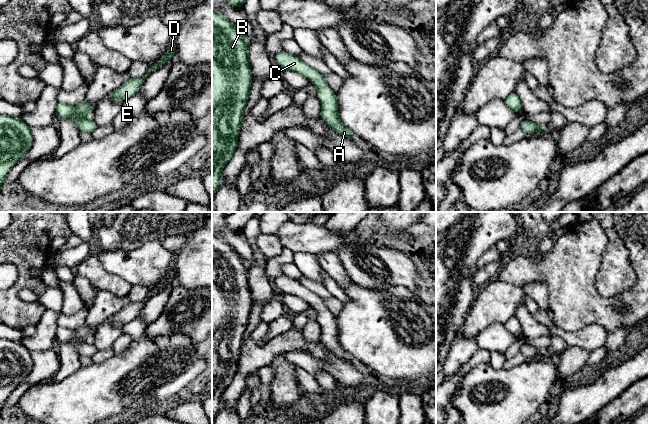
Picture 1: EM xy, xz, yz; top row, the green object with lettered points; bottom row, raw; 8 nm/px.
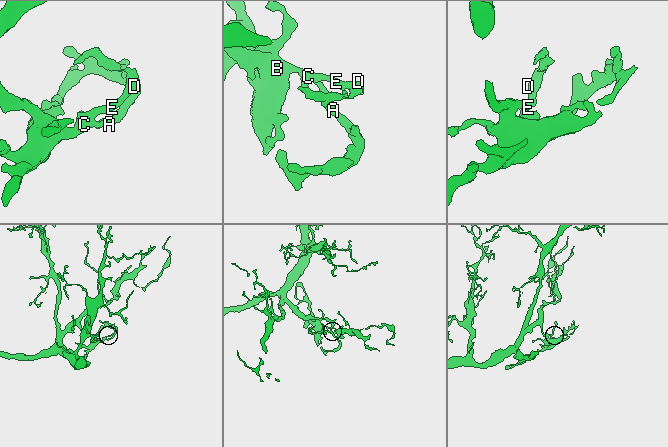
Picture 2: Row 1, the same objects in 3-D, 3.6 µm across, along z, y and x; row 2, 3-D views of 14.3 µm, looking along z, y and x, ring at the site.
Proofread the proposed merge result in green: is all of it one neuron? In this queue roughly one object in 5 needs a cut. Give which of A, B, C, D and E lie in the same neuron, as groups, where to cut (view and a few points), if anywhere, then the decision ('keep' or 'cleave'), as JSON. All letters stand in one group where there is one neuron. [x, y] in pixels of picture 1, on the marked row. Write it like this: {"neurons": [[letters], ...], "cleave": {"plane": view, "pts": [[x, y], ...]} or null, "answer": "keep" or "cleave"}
{"neurons": [["A", "B", "C", "D", "E"]], "cleave": null, "answer": "keep"}

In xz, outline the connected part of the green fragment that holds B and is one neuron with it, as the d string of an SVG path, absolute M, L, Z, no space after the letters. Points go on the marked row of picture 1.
M219 10L212 11L212 200L223 182L221 172L232 159L238 146L252 72L249 62L250 39Z

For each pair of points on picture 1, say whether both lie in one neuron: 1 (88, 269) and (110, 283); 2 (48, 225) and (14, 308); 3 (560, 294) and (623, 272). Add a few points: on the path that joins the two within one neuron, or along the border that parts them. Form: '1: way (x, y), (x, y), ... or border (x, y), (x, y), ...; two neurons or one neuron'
1: way (93, 271), (105, 282); one neuron
2: way (27, 244), (25, 279), (17, 287); one neuron
3: border (602, 258), (595, 289), (602, 296), (609, 298); two neurons

